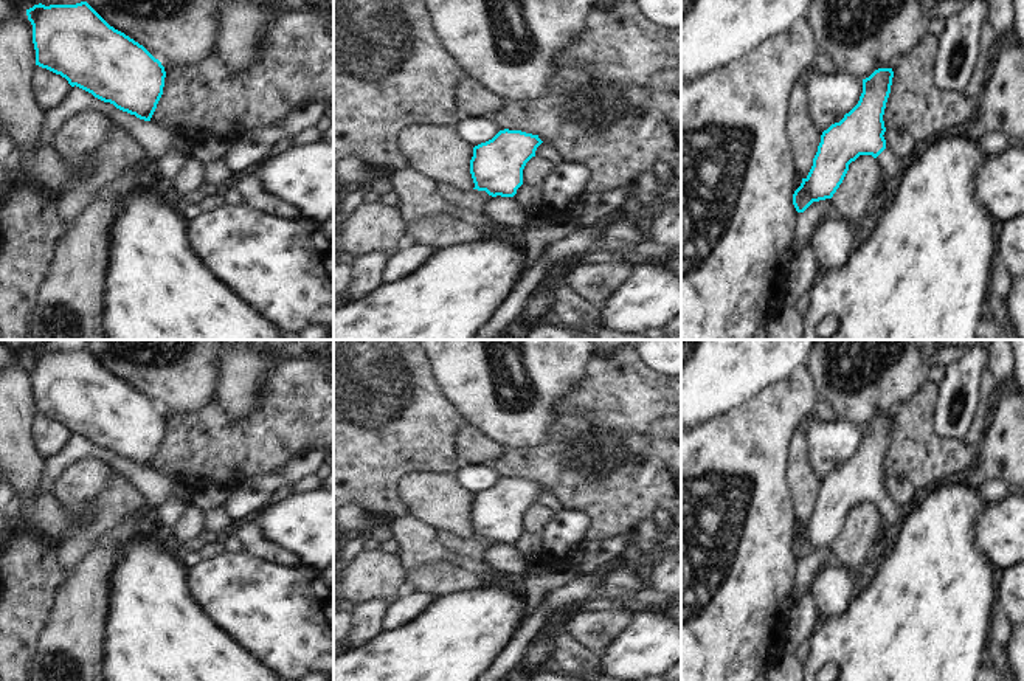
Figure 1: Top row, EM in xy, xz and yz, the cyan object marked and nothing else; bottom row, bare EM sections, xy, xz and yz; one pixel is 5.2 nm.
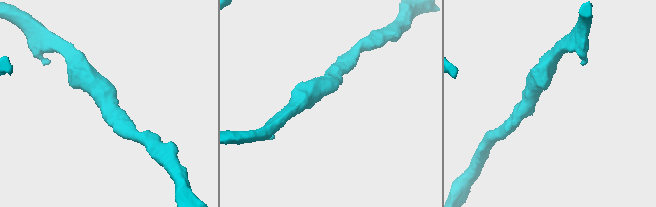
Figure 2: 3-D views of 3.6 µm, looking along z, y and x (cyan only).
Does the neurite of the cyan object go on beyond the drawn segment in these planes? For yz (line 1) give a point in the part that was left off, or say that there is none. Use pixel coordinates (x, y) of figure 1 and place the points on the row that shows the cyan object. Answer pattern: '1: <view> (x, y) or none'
1: yz (889, 163)

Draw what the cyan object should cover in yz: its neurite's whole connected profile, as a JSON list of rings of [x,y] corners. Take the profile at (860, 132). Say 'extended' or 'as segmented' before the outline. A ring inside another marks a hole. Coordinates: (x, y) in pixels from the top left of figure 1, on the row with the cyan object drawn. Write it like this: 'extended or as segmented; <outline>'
extended; [[[878,68],[863,79],[858,104],[821,135],[813,166],[793,194],[793,205],[804,213],[813,202],[832,199],[842,183],[849,164],[860,155],[872,155],[881,171],[903,177],[909,164],[886,147],[884,109],[891,93],[892,68]]]

